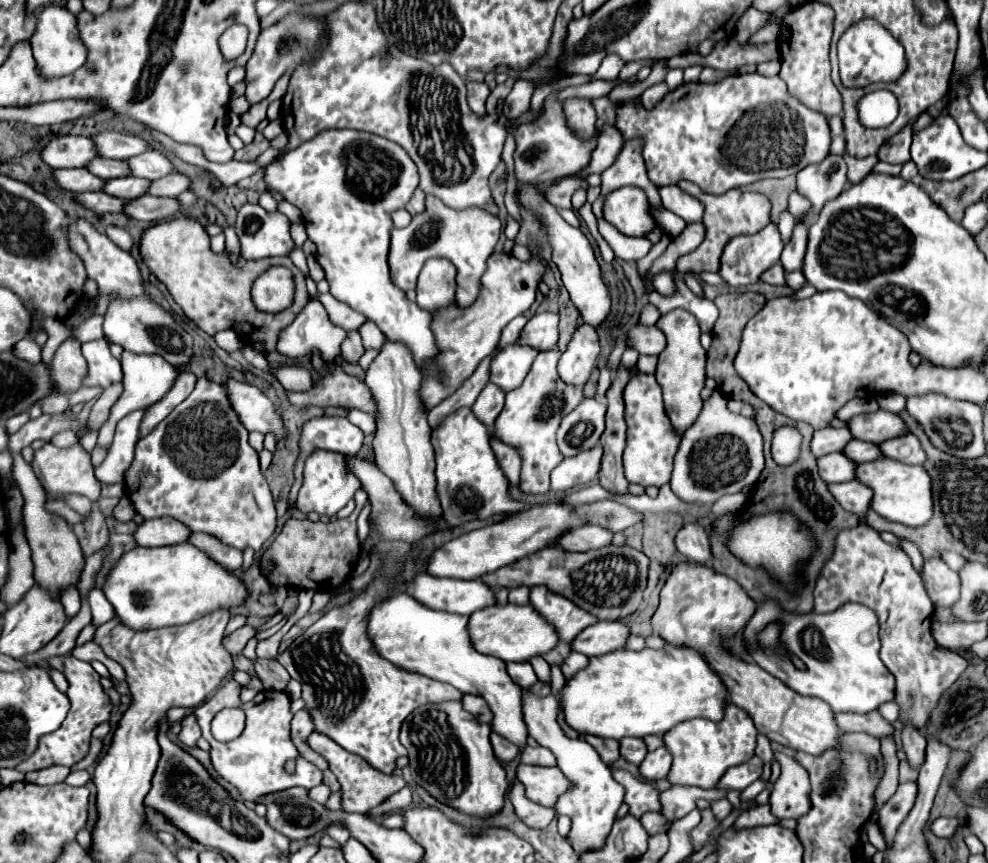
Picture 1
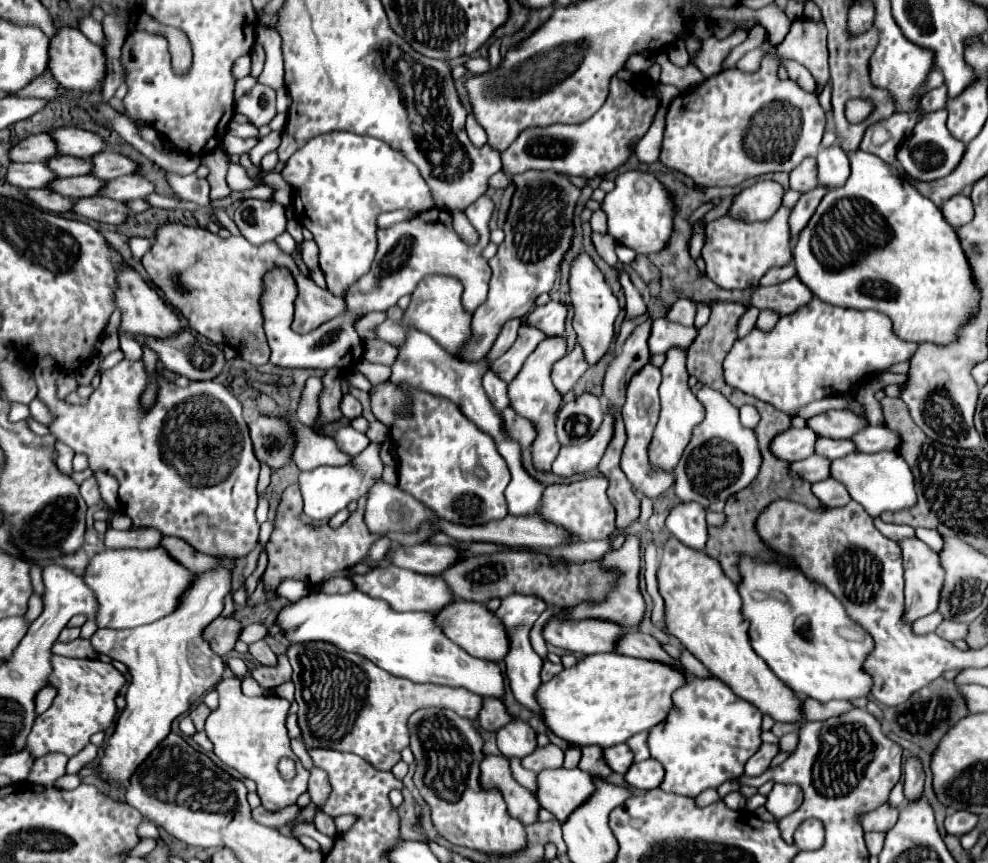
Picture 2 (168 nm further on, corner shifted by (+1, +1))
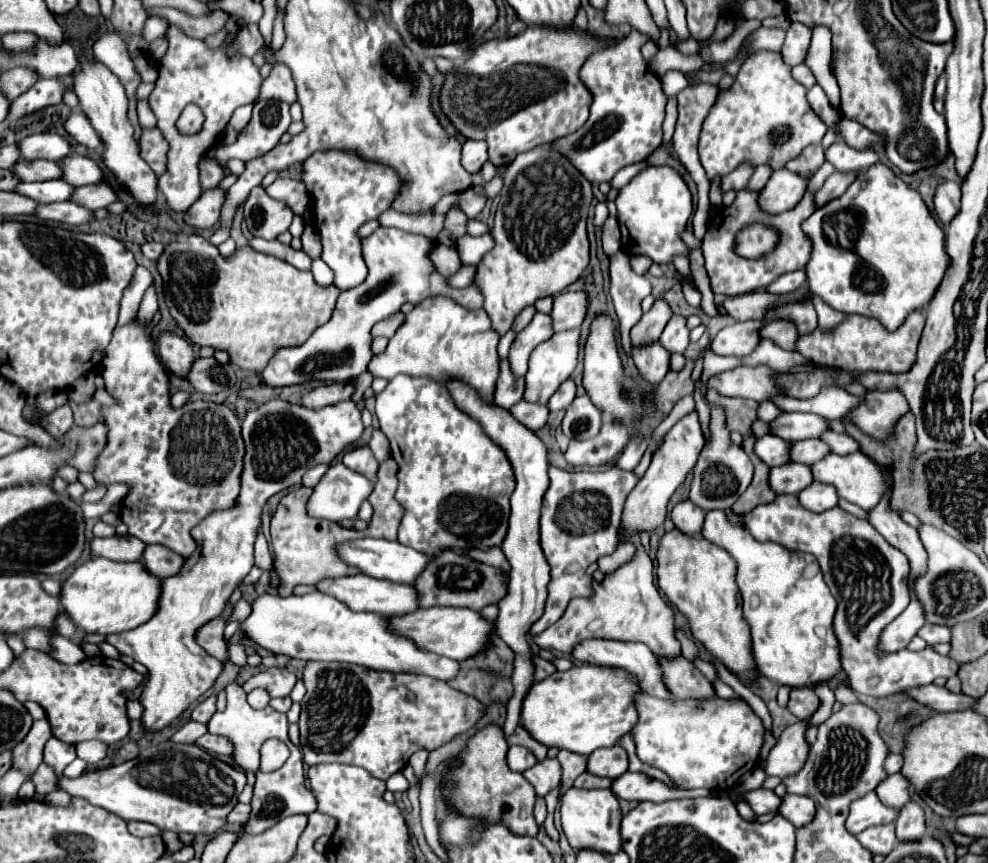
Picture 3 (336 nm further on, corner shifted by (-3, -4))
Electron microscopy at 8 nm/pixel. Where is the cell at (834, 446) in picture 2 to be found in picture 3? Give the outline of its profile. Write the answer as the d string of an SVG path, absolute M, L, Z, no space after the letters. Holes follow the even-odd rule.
M807 439L807 441L791 443L791 461L793 463L813 465L815 461L823 459L827 453L829 453L829 447L819 439Z

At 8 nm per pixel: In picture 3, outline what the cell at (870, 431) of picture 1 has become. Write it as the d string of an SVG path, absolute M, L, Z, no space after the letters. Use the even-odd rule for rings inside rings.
M781 413L769 423L769 431L785 441L801 441L827 431L827 421L813 413Z

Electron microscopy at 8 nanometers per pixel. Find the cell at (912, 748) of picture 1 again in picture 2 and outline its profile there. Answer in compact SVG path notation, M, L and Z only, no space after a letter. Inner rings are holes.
M909 756L903 766L903 774L905 774L905 798L907 800L919 798L923 794L923 782L925 782L921 760L915 756Z

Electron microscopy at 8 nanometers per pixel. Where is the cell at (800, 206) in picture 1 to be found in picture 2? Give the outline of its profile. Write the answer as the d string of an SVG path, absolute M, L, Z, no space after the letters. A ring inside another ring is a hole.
M765 54L761 68L753 74L743 74L737 68L721 70L705 82L675 96L665 116L665 136L659 156L661 164L689 176L699 186L739 186L741 182L761 174L791 172L795 168L795 172L791 172L791 190L801 194L807 190L811 192L817 186L817 160L805 158L817 156L827 118L815 94L805 92L793 80L779 80L775 70L777 62Z

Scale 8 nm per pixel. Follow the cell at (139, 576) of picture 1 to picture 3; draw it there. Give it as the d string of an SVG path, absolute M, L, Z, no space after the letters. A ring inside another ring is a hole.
M95 557L79 565L63 583L59 601L67 617L83 633L121 633L135 629L151 619L157 611L161 593L161 579L151 575L141 561L117 563L103 557Z

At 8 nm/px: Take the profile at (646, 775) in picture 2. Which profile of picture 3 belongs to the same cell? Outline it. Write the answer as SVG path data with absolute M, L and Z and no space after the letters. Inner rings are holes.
M623 773L617 777L611 785L611 791L627 801L653 801L653 803L663 803L669 799L684 799L706 797L713 794L709 789L675 790L667 787L665 783L651 779L643 773Z

